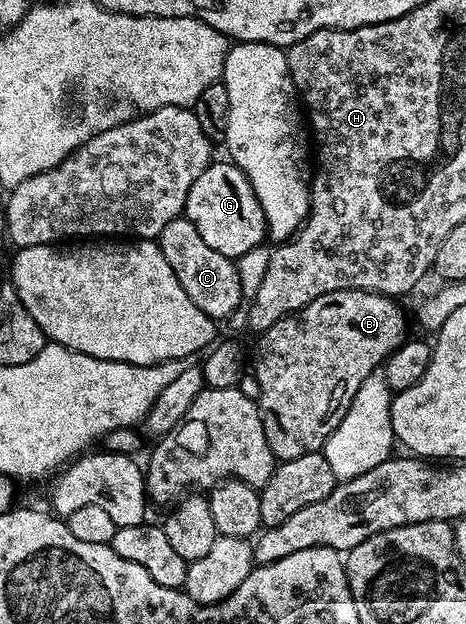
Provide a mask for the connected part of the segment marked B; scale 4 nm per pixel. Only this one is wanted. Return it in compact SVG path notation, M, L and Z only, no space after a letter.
M360 289L329 291L329 295L321 295L317 299L313 299L313 303L309 303L304 309L300 309L298 313L290 313L288 317L275 321L273 327L266 329L258 338L259 370L254 376L261 387L261 395L257 404L259 414L263 420L263 426L265 427L265 439L269 439L269 447L279 461L297 459L297 455L309 455L310 453L320 452L325 439L329 439L329 435L333 435L333 431L337 431L337 423L341 423L341 419L345 419L345 411L349 411L349 407L353 403L353 395L357 395L357 391L361 391L361 383L365 383L365 379L369 379L369 375L382 366L383 362L390 357L391 352L403 344L405 340L405 334L403 334L403 313L395 305L398 304L392 298L386 297L384 293L370 293Z

